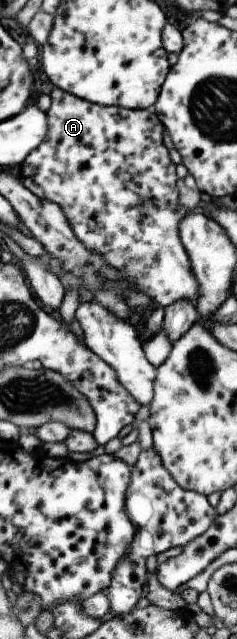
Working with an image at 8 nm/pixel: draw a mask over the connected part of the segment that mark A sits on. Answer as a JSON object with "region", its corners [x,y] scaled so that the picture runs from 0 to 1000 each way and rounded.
{"region":[[[232,136],[211,146],[215,166],[194,175],[203,191],[203,205],[194,207],[181,222],[135,235],[80,260],[80,279],[105,294],[127,297],[148,307],[194,315],[241,318],[274,338],[287,341],[291,351],[316,365],[316,369],[359,383],[376,394],[409,396],[477,416],[498,427],[515,429],[515,438],[549,441],[570,452],[595,454],[620,465],[646,466],[658,479],[713,479],[730,473],[759,469],[802,469],[827,479],[827,469],[844,462],[844,448],[827,432],[810,424],[797,399],[789,397],[781,383],[759,371],[759,347],[793,333],[755,316],[755,296],[747,296],[747,271],[738,269],[743,257],[713,246],[713,233],[688,224],[688,203],[700,200],[658,180],[658,174],[629,175],[641,171],[532,171],[489,166],[426,166],[291,147],[270,141]]]}

